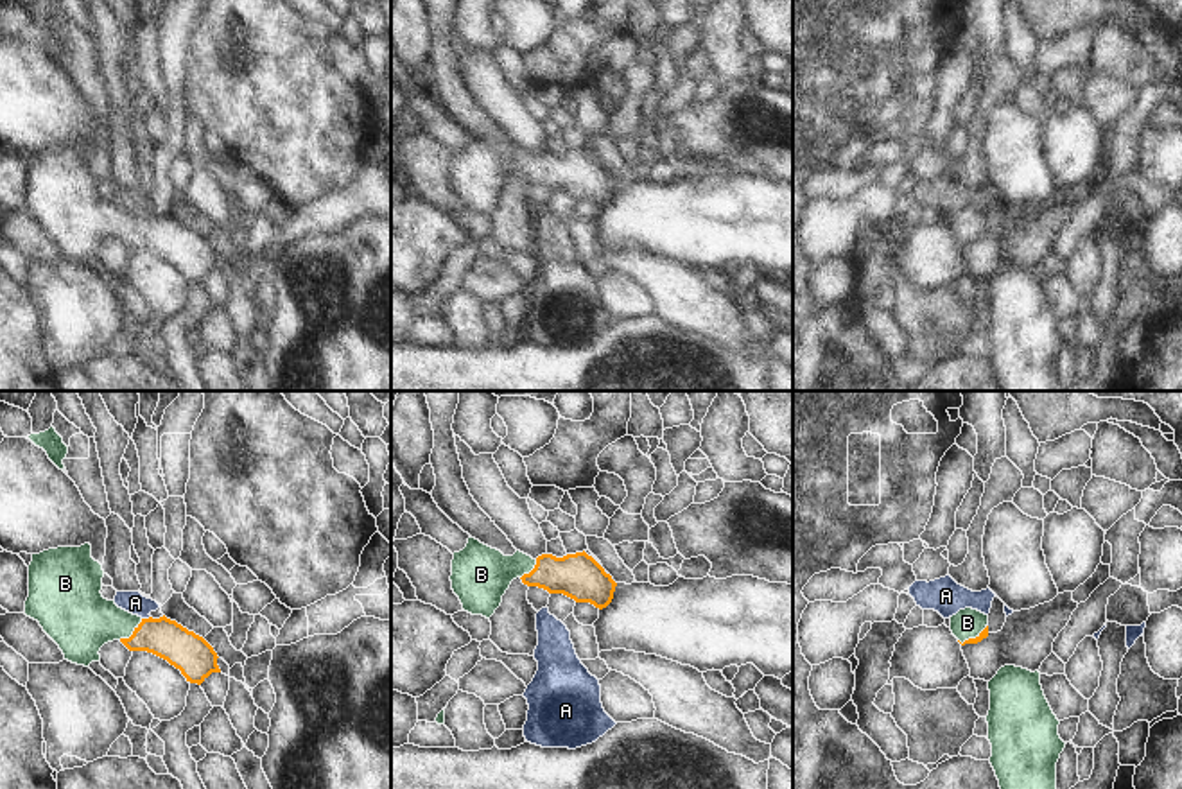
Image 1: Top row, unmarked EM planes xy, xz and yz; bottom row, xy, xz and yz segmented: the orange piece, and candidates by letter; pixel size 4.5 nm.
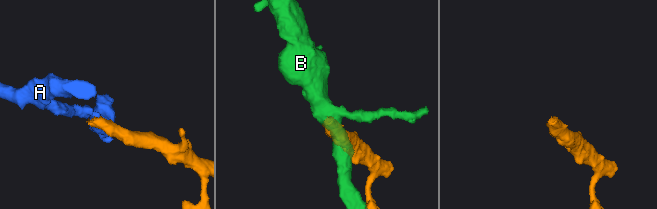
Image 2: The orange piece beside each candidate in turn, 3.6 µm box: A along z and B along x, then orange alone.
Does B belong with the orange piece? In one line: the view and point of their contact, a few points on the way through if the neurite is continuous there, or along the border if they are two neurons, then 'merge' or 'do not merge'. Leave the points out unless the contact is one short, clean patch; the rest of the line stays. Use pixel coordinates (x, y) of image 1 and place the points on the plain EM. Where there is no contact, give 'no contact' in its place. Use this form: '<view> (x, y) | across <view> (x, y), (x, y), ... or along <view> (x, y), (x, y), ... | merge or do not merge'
xy (133, 232) | across xy (167, 237), (133, 232), (121, 223), (79, 217) | merge

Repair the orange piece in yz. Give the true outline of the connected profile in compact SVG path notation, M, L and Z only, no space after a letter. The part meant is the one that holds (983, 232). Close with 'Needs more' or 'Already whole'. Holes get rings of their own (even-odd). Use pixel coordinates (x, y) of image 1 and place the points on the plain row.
M965 206L951 215L951 230L952 233L965 242L978 242L988 235L988 213Z. Needs more.

